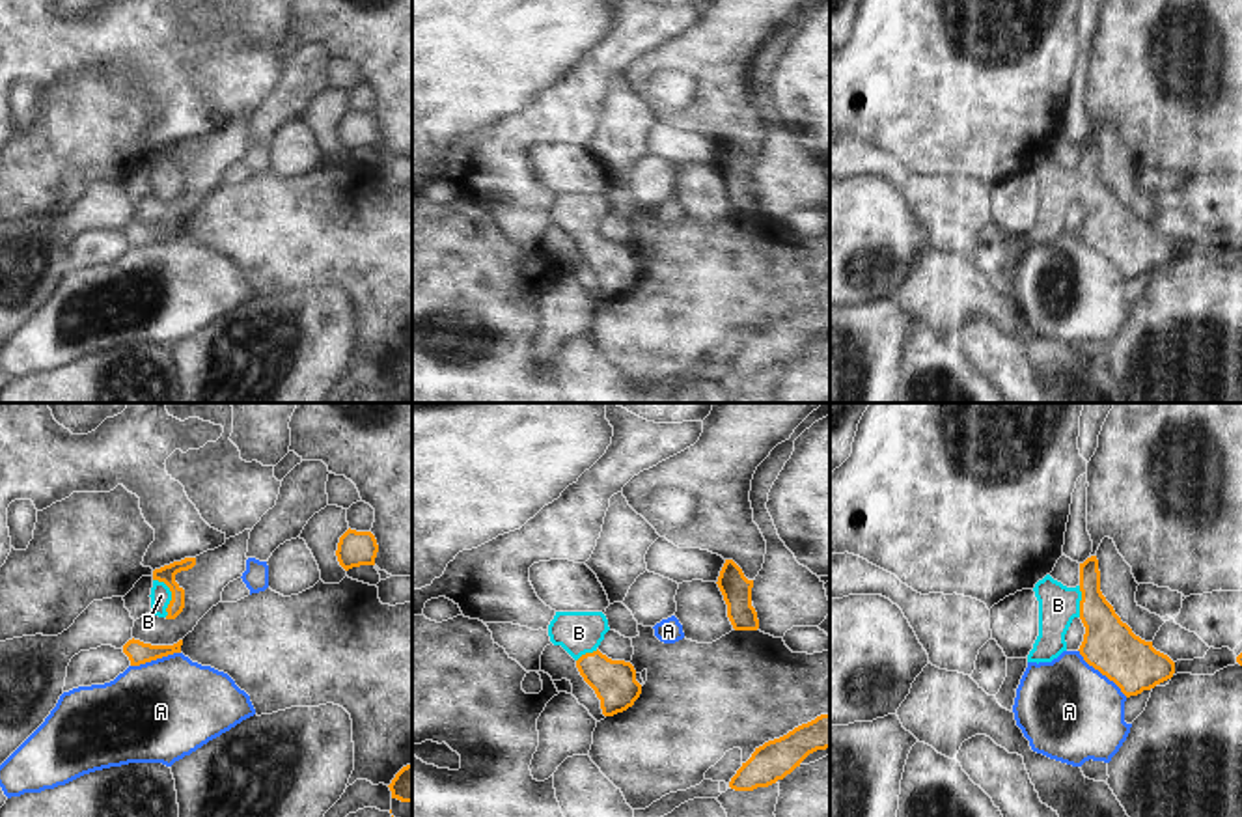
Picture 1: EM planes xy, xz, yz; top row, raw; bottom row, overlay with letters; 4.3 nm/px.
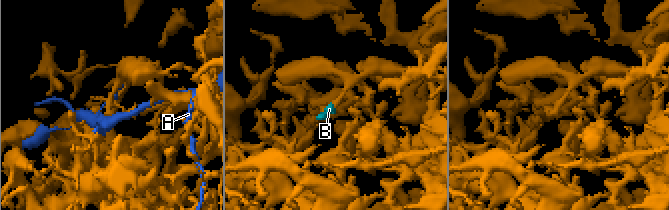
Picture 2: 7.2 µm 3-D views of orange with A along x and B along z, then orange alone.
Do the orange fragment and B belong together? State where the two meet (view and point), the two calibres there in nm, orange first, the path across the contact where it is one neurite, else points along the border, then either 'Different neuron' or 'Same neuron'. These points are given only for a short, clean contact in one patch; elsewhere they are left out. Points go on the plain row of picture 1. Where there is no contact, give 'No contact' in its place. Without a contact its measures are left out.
Touches orange at xy (172, 178). Thickness 70 nm (orange) against 90 nm. Path across: xy (166, 155), (166, 168), (172, 178), (161, 178). Same neuron.

